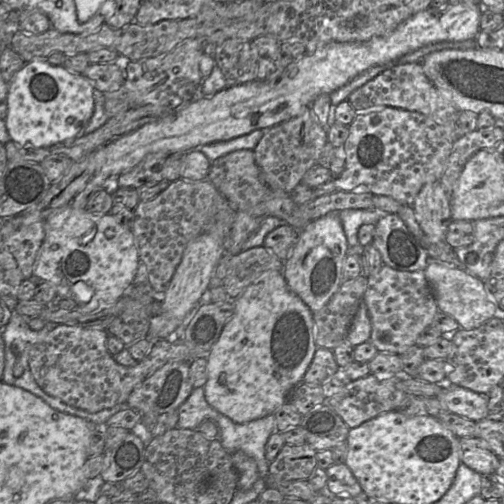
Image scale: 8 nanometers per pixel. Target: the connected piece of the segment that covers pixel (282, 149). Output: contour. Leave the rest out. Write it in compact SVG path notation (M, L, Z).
M311 108L299 116L269 128L255 149L255 161L265 182L273 189L290 193L304 174L316 164L328 146L328 129L315 119Z

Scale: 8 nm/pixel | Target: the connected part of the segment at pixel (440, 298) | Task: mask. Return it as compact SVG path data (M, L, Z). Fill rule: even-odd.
M438 261L428 262L423 271L435 294L439 311L454 318L460 325L460 328L464 330L472 330L495 316L496 300L494 299L494 296L490 293L490 291L487 290L484 281L482 281L481 279L460 268L444 266Z

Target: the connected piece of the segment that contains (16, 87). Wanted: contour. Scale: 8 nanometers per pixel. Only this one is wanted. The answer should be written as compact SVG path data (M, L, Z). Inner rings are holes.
M46 61L26 63L8 83L6 104L8 107L5 124L11 140L23 147L46 148L73 139L91 119L94 111L95 88L83 75L54 67Z

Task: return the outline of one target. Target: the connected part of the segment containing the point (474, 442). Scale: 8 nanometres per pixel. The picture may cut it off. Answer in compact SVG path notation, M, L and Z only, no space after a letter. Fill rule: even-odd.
M479 437L459 439L460 460L481 475L495 474L500 458L492 451L486 441Z

